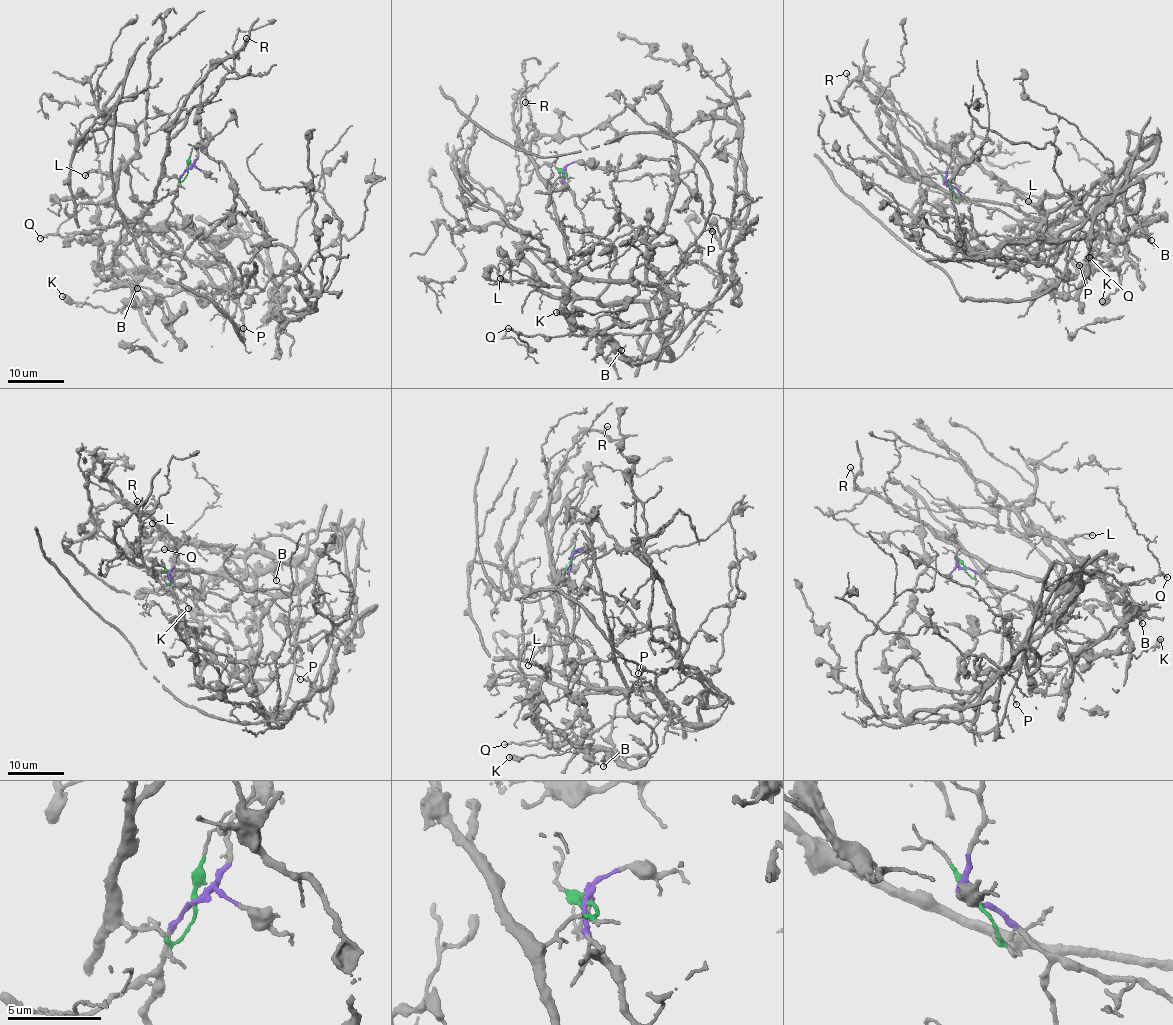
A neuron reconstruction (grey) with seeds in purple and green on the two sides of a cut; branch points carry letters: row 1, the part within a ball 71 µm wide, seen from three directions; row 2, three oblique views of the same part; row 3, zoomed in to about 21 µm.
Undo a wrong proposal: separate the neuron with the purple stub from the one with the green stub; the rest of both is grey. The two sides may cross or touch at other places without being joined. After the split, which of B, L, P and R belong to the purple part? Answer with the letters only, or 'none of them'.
L, P

